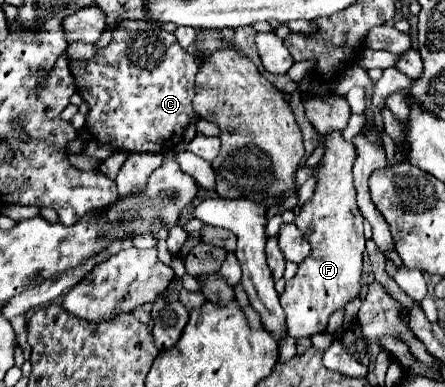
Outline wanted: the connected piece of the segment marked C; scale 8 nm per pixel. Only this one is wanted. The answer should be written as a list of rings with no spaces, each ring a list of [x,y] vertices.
[[[118,24],[112,30],[112,40],[106,48],[98,50],[90,60],[70,60],[70,72],[74,76],[78,94],[90,106],[86,114],[84,130],[92,134],[94,140],[106,144],[114,142],[118,150],[124,152],[168,152],[170,146],[184,142],[184,132],[188,124],[196,120],[196,110],[192,106],[192,98],[196,96],[196,56],[186,52],[174,34],[164,28],[146,28],[146,30],[130,30]]]

